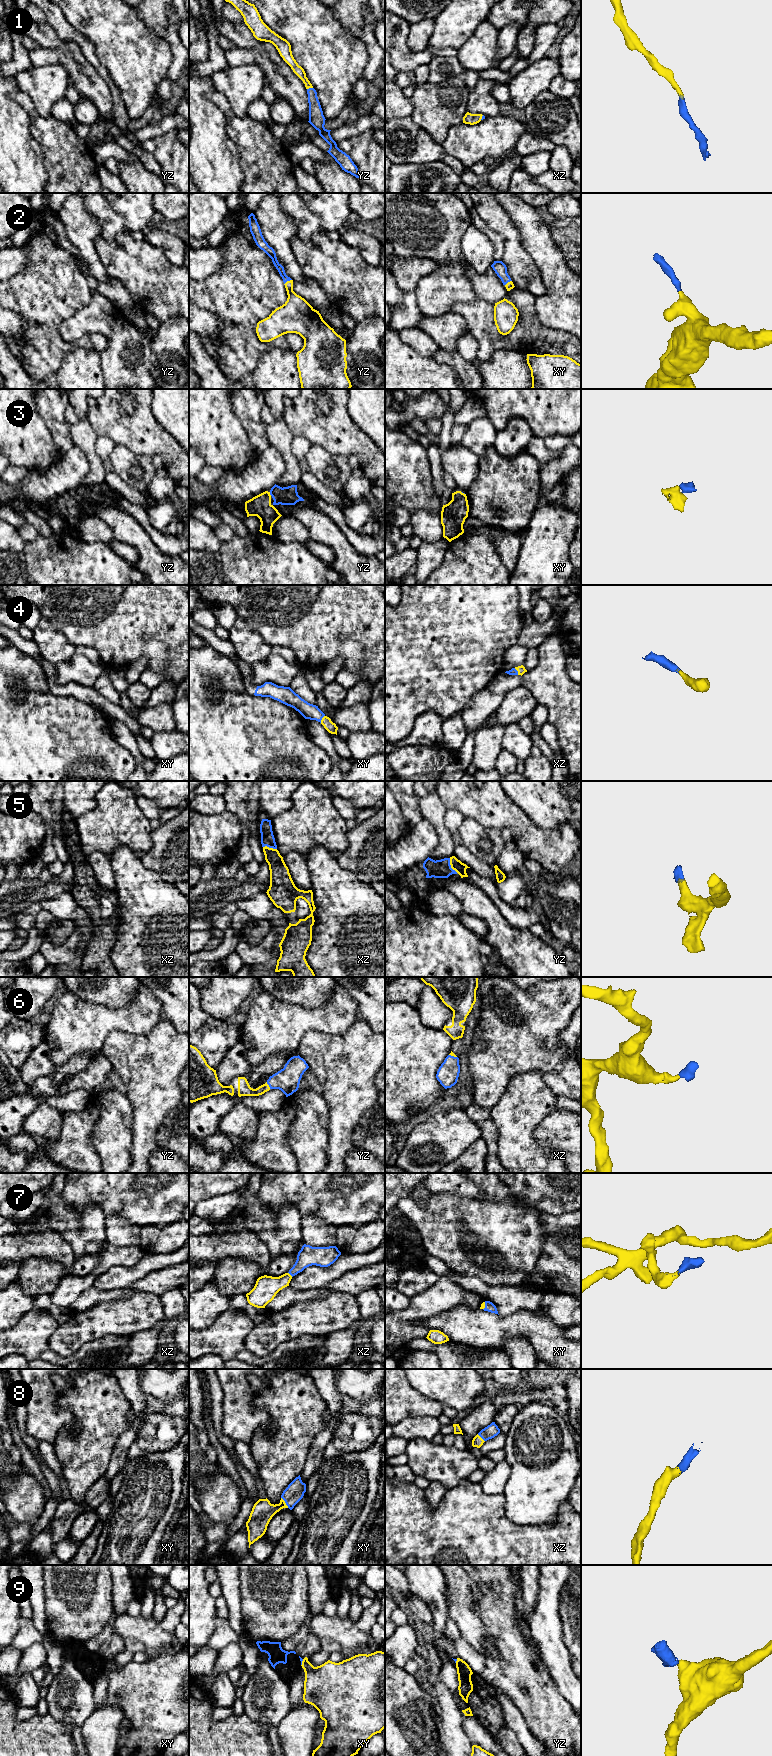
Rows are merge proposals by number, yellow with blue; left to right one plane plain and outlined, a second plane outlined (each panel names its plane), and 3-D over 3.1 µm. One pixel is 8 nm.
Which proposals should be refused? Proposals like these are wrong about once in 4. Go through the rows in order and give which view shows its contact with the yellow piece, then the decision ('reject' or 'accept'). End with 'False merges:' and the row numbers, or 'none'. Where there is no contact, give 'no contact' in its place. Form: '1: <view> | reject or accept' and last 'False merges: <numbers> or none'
1: yz | accept
2: yz | accept
3: yz | accept
4: xy | accept
5: yz | accept
6: yz | accept
7: xz | accept
8: xy | accept
9: xy | reject
False merges: 9

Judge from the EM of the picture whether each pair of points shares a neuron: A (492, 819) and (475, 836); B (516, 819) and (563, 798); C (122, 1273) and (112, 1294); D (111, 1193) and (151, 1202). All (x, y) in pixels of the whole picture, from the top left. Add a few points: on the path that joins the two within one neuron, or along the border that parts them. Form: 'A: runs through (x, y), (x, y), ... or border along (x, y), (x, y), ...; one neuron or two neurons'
A: border along (464, 817), (499, 830); two neurons
B: border along (510, 797), (539, 827), (544, 829); two neurons
C: border along (137, 1279), (122, 1287), (98, 1289), (93, 1286); two neurons
D: runs through (121, 1193), (141, 1193); one neuron

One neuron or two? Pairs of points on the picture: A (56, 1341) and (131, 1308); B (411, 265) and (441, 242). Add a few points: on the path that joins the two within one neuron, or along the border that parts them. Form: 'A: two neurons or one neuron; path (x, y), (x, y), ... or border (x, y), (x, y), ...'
A: one neuron; path (75, 1332), (81, 1327), (102, 1319), (112, 1318)
B: one neuron; path (416, 257), (433, 242)

